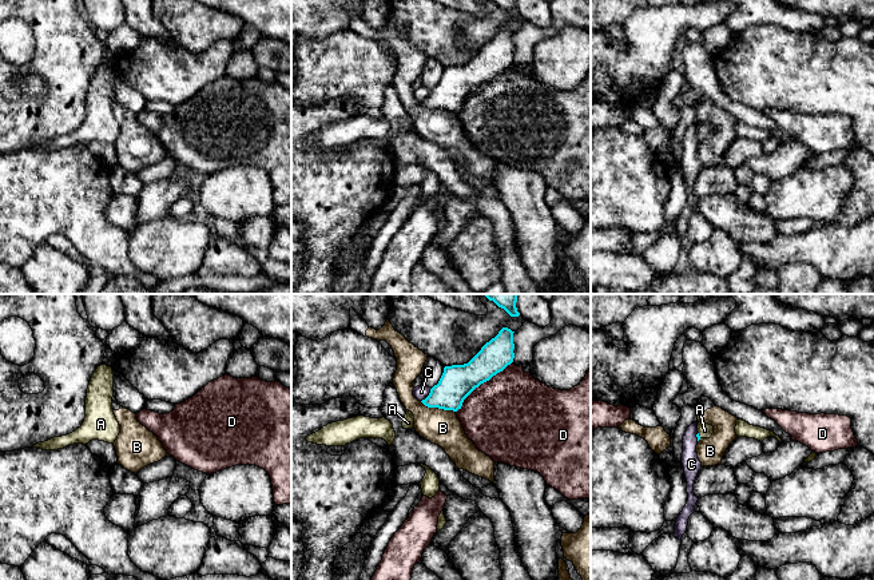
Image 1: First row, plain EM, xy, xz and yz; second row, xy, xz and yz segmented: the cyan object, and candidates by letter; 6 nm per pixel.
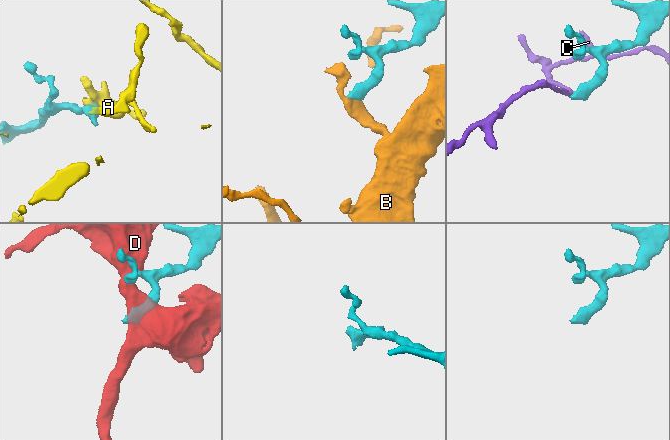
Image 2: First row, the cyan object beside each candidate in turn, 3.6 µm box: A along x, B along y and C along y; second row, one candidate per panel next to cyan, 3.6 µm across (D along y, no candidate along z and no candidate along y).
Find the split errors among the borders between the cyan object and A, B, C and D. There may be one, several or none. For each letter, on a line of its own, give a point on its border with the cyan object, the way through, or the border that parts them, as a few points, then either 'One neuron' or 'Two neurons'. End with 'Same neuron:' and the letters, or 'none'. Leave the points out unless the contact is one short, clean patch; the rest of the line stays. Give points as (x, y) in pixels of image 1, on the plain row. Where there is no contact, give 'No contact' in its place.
A: Touches cyan at yz (698, 135). Path across: yz (698, 136), (698, 135), (704, 131). One neuron
B: Touches cyan at xz (437, 107). Boundary: xz (420, 102), (428, 107), (452, 110), (455, 112). Two neurons
C: Touches cyan at xz (429, 95). Boundary: xz (432, 88), (421, 102). Two neurons
D: Touches cyan at xz (481, 83). Two neurons
Same neuron: A

